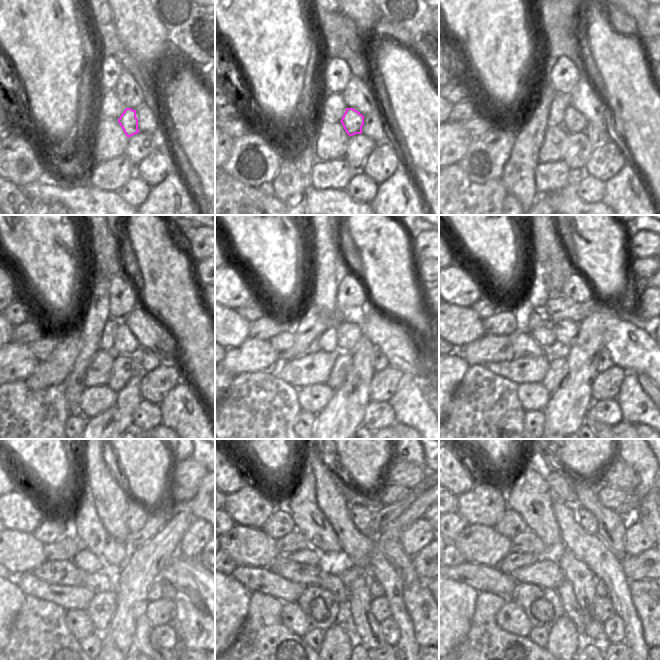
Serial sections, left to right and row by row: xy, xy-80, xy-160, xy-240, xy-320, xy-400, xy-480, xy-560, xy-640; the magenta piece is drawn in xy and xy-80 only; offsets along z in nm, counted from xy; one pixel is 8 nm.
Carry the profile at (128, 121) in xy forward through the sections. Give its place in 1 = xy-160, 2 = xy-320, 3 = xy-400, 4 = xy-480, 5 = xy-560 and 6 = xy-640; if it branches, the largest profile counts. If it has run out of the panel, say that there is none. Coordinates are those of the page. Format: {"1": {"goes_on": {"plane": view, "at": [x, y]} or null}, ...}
{"1": {"goes_on": {"plane": "xy-160", "at": [574, 121]}}, "2": {"goes_on": {"plane": "xy-320", "at": [348, 334]}}, "3": {"goes_on": {"plane": "xy-400", "at": [566, 331]}}, "4": {"goes_on": {"plane": "xy-480", "at": [86, 525]}}, "5": {"goes_on": {"plane": "xy-560", "at": [309, 519]}}, "6": {"goes_on": {"plane": "xy-640", "at": [530, 495]}}}

